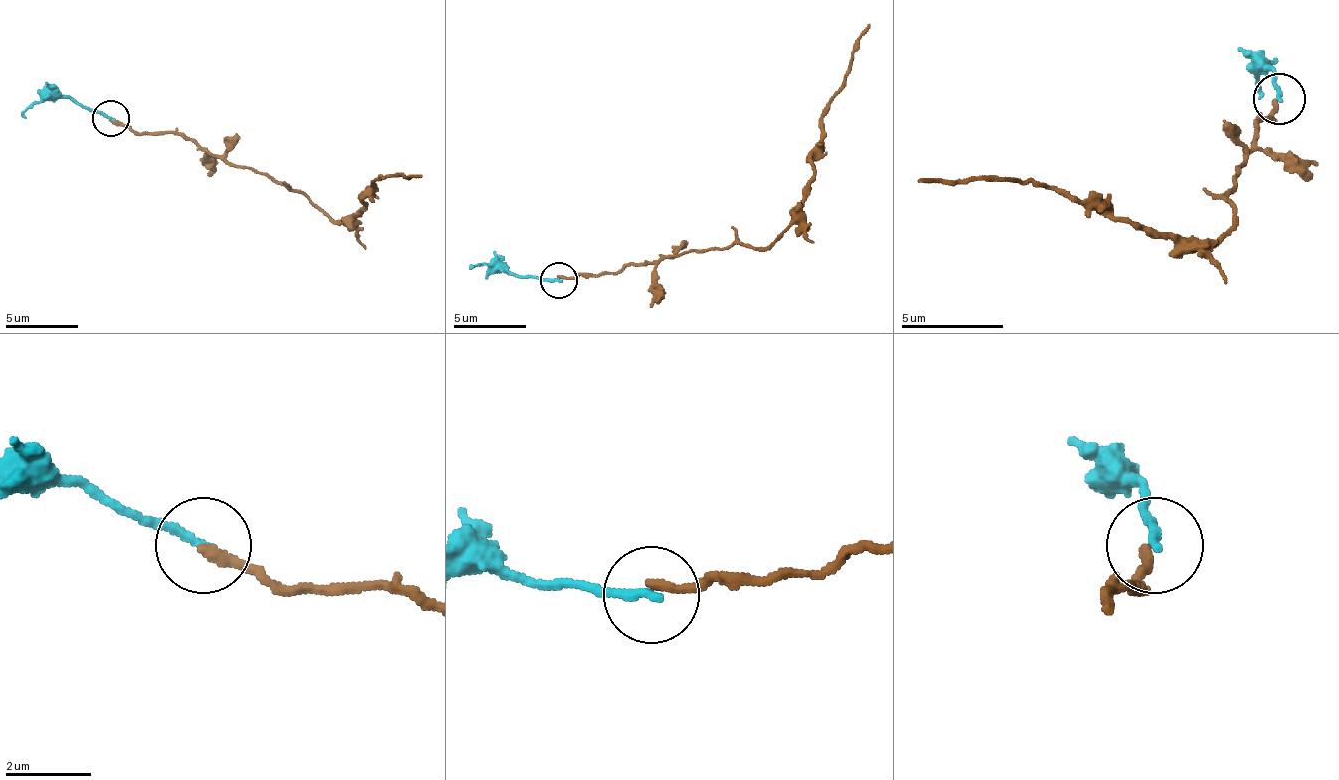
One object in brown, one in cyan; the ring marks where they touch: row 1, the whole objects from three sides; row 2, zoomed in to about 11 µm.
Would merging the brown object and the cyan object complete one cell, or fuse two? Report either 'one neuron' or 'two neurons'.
two neurons

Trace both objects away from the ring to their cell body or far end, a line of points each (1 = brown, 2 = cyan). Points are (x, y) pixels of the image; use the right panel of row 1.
1: (1275, 98), (1234, 174), (1234, 221), (1214, 241), (1147, 236), (1132, 221), (1101, 216), (1044, 185), (916, 180)
2: (1280, 98), (1275, 72), (1255, 77), (1260, 98)

